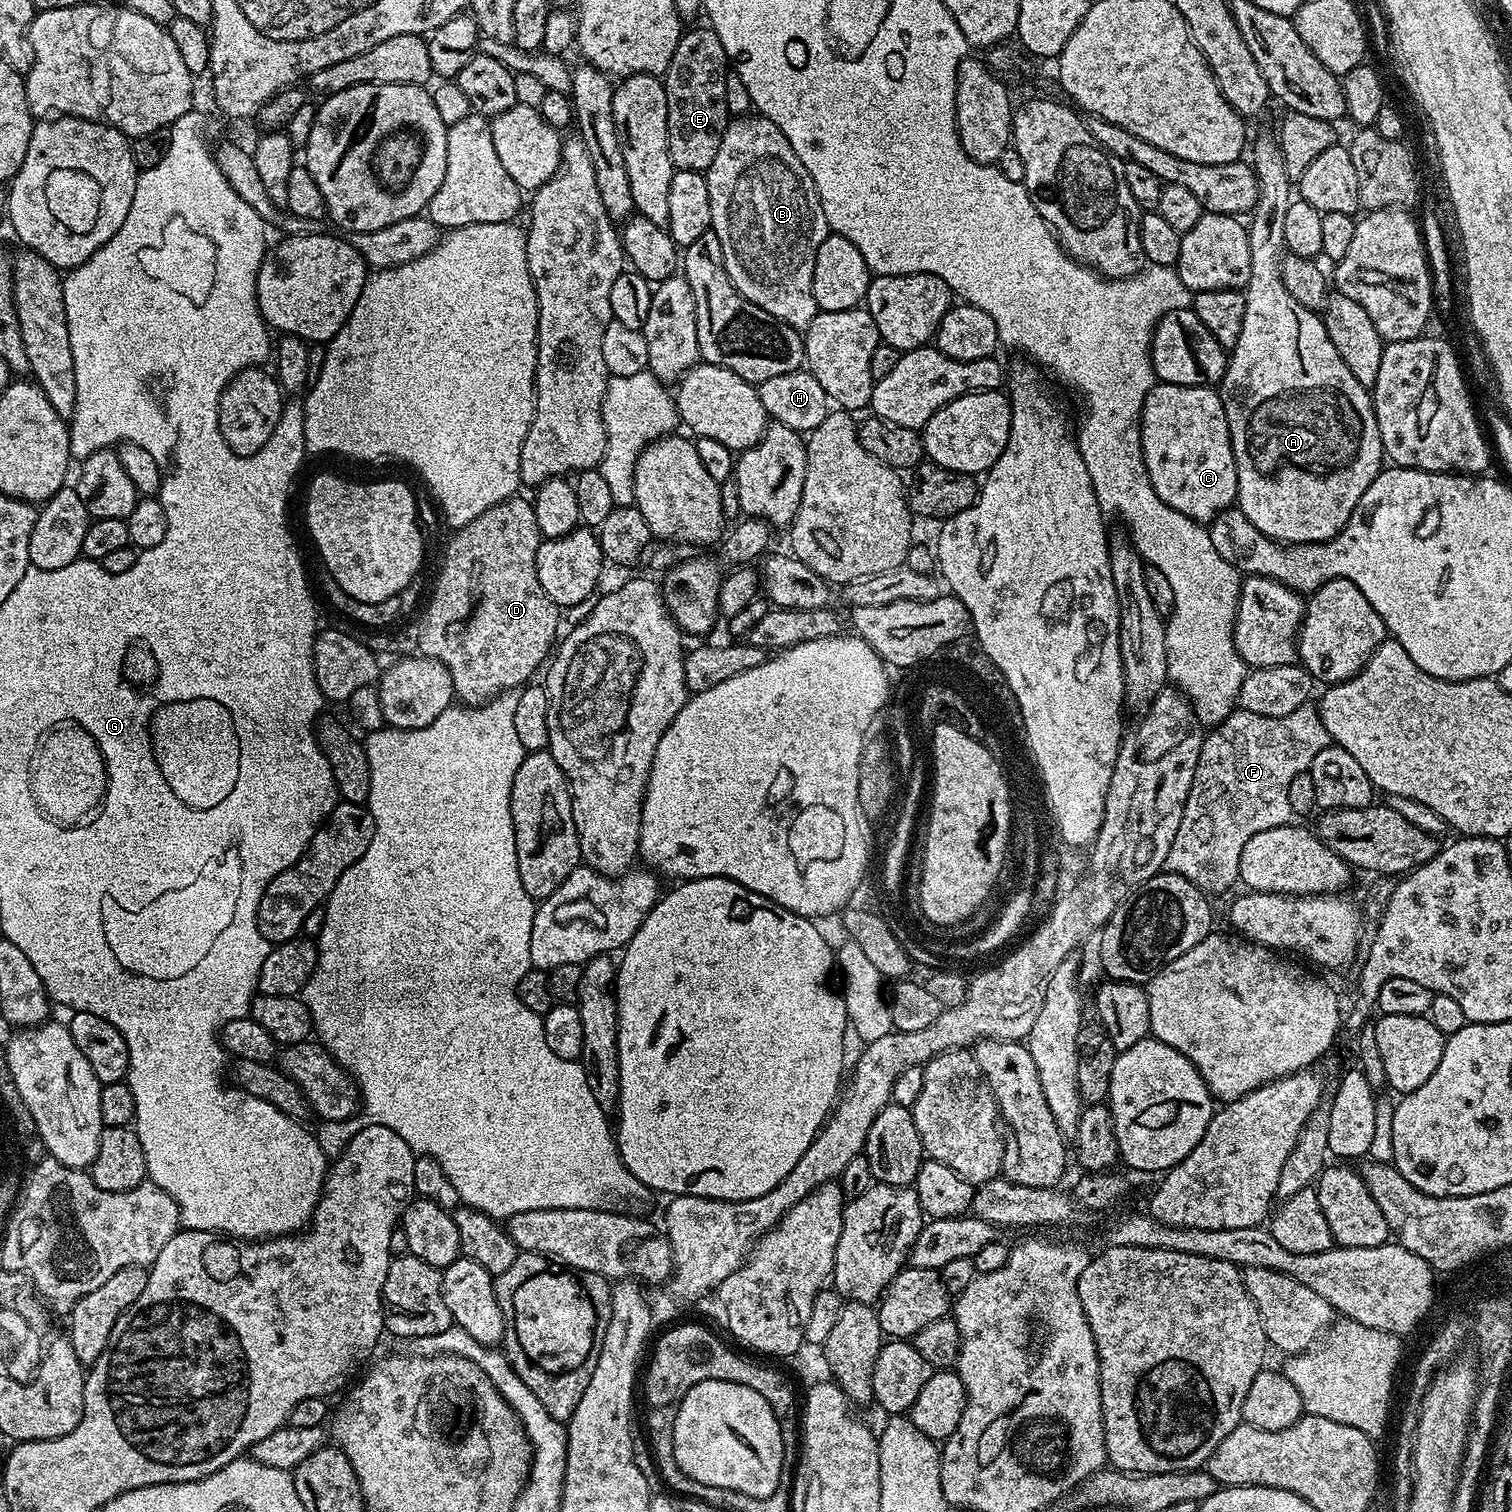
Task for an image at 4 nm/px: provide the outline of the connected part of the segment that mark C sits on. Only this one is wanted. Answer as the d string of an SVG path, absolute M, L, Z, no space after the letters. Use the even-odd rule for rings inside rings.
M1153 383L1140 411L1140 449L1158 498L1162 498L1166 506L1178 510L1178 514L1186 514L1197 522L1210 522L1218 513L1236 504L1238 470L1219 391L1208 386Z

